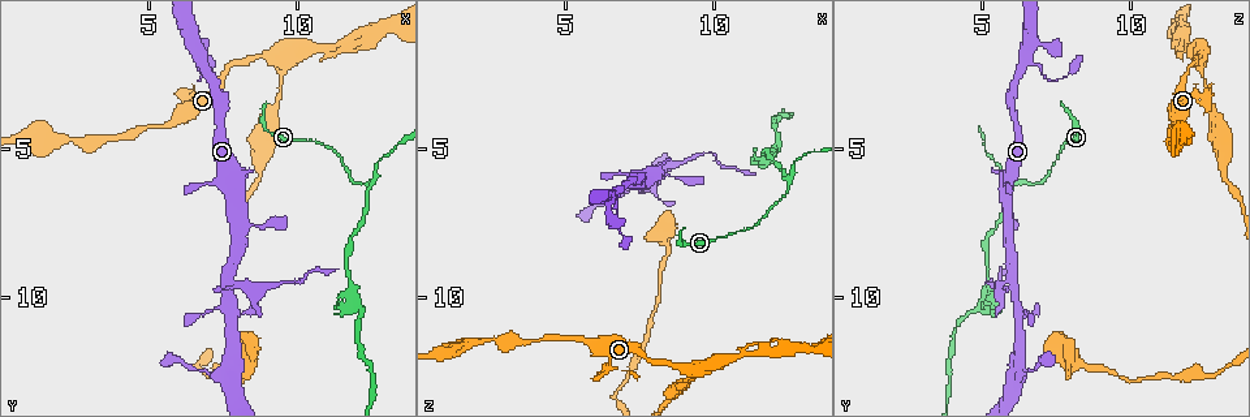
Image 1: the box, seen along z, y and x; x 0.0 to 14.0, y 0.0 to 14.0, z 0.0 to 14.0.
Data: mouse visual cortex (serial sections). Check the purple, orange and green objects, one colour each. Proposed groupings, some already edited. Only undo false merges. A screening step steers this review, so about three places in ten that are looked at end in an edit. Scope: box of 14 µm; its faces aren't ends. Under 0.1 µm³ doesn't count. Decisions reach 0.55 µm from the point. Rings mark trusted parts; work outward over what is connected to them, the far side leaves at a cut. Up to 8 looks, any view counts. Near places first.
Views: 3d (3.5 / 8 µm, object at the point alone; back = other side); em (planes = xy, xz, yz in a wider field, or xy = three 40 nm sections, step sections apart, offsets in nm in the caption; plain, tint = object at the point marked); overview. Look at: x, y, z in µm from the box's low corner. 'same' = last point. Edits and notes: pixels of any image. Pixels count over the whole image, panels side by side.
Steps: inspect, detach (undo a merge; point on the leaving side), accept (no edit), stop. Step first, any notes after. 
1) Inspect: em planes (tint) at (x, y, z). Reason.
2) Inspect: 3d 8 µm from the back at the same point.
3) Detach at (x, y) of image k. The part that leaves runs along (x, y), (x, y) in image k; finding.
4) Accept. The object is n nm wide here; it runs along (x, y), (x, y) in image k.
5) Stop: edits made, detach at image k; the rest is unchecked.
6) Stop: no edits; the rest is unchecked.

Inspect: 3d 8 µm at (9.5, 2.1, 12.3). Arms part here.

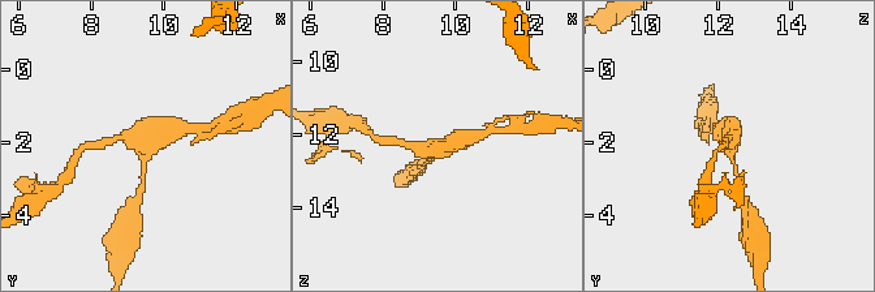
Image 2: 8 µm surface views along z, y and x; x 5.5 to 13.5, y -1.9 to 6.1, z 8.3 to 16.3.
Inspect: 3d 3.5 µm at (9.6, 2.1, 12.3).

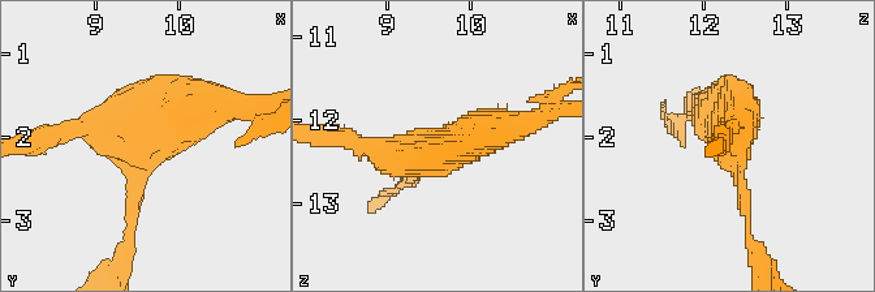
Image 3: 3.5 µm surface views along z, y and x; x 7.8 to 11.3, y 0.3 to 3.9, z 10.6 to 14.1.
Inspect: em xy step 1 (tint) at the same point.

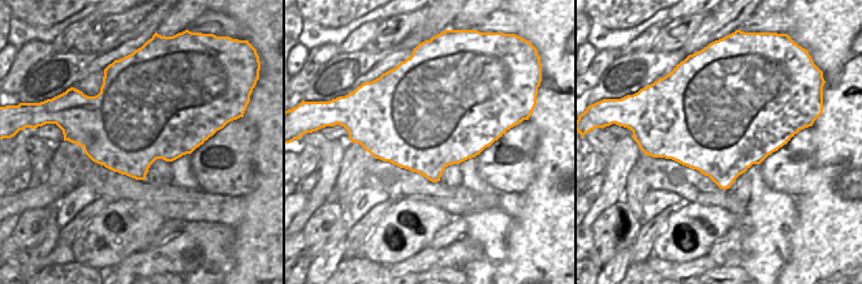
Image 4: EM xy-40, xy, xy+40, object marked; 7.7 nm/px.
Accept. It runs along (59, 133), (139, 141), (215, 108) in image 3; all the same cell.

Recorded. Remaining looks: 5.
Inspect: 3d 3.5 µm at (12.4, 6.2, 6.1). A fork.

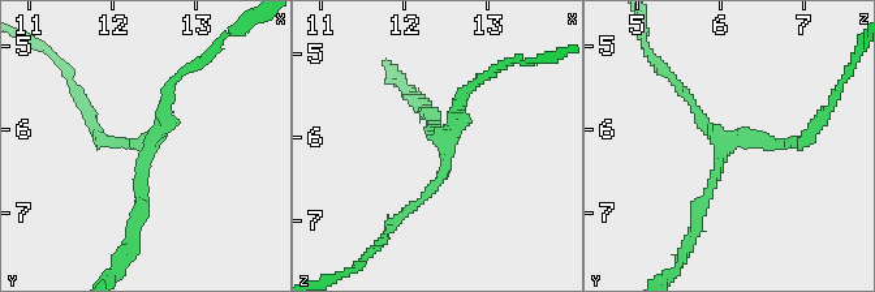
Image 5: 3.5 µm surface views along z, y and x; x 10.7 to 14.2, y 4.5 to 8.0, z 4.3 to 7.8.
Accept. Continuous, no second cell.

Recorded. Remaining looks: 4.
Inspect: 3d 3.5 µm at (11.8, 10.0, 5.2). Branch point.

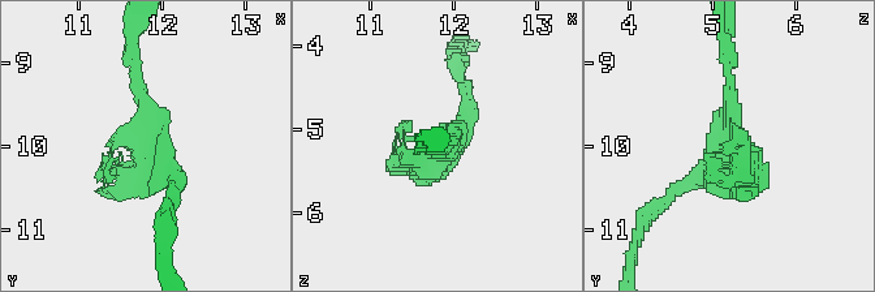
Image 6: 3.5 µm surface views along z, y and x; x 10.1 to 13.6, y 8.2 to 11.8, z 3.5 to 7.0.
Inspect: em xy step 5 (tint) at (11.95, 10.00, 5.20).

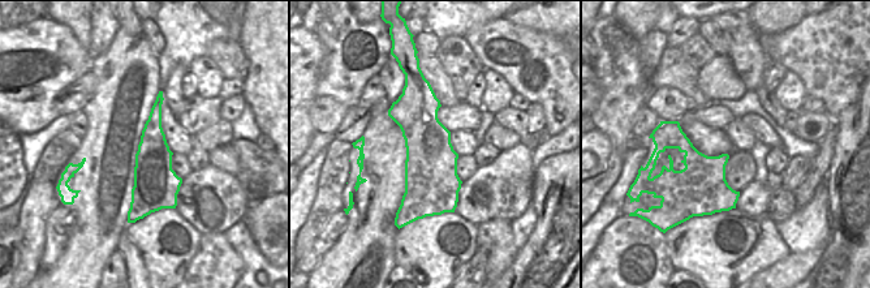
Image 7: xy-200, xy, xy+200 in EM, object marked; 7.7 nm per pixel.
Accept. It runs along (727, 63), (731, 146), (671, 194) in image 6; continuous, no second cell.

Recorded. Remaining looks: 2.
Inspect: 3d 3.5 µm from the back at (7.7, 9.3, 6.0). Two arms in line, one across.

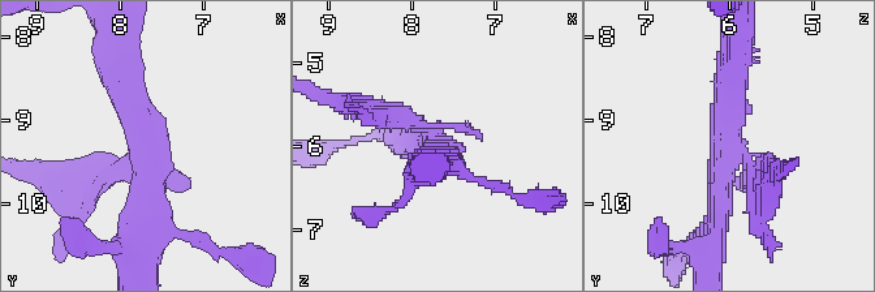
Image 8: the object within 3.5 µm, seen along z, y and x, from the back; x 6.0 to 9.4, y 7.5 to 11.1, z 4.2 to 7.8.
Inspect: em xy step 3 (tint) at (7.70, 9.35, 6.05). Need the tissue.

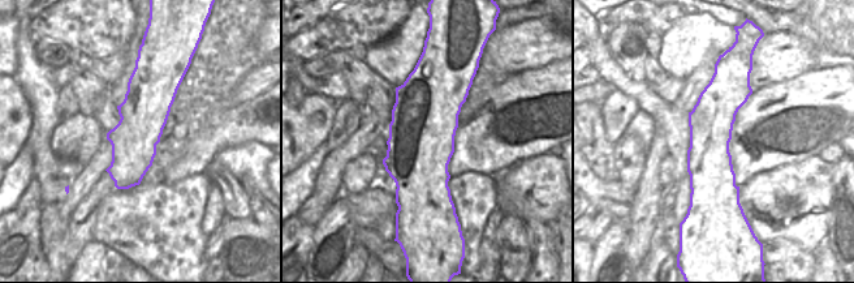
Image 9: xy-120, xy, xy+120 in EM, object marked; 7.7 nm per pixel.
Detach at (81, 162) of image 8. The part that leaves runs along (125, 160), (97, 184), (37, 176) in image 8; two cells meet here.

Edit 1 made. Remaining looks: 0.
Stop: edits made, detach at image 8; the rest is unchecked.

